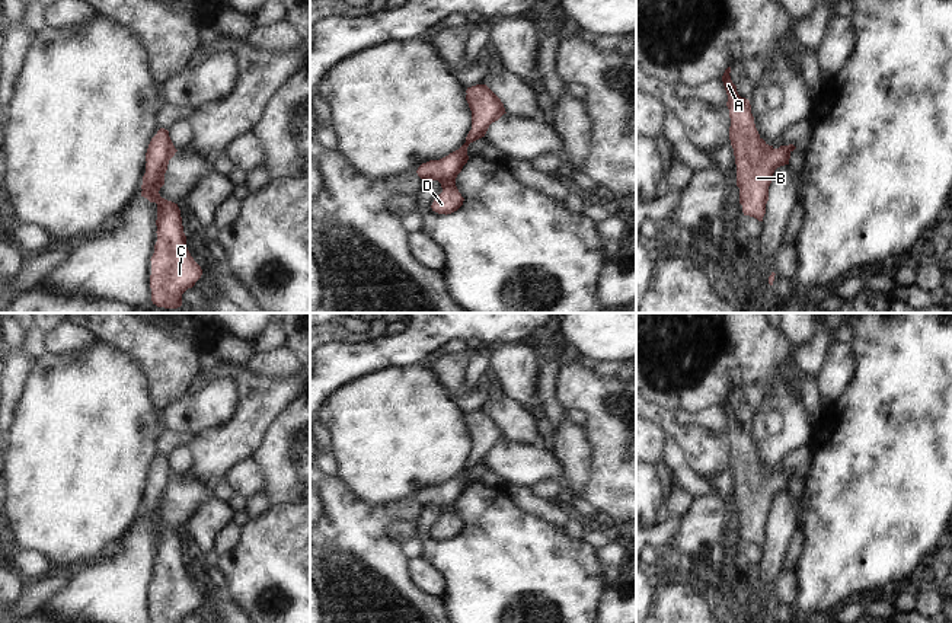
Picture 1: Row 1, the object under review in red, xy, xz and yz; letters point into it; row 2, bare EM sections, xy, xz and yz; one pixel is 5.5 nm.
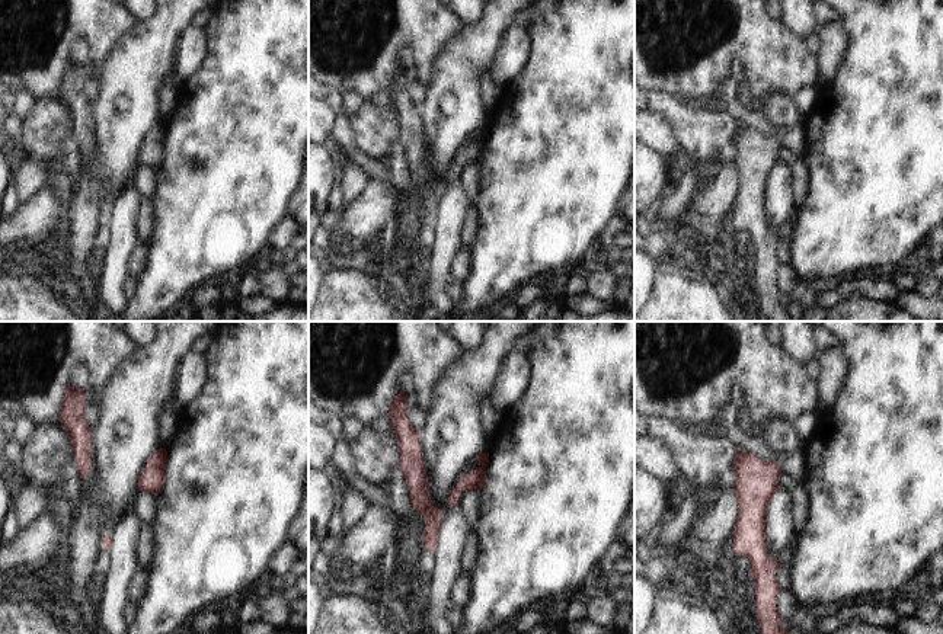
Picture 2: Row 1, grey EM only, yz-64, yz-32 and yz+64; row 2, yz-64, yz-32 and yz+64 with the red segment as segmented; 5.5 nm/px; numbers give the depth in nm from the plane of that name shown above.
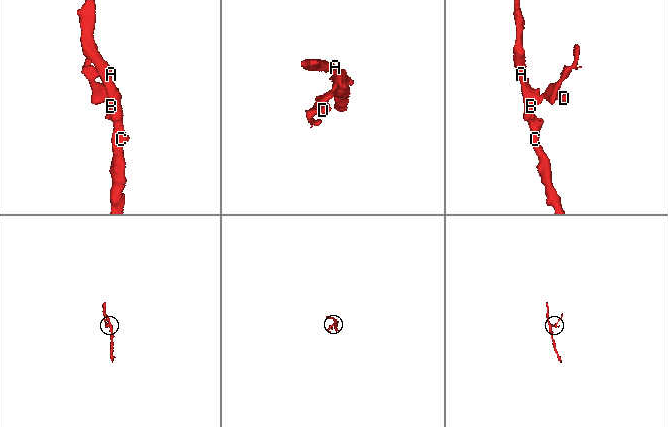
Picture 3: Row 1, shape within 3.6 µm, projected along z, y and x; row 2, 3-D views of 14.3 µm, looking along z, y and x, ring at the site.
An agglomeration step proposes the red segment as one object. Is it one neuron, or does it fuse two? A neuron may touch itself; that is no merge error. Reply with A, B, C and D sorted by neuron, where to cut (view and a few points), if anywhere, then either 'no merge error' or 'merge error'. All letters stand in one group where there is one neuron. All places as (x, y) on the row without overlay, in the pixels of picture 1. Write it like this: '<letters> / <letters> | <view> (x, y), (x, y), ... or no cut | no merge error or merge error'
A B C D | no cut | no merge error

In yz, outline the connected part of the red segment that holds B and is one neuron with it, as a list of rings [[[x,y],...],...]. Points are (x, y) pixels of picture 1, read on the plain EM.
[[[731,393],[722,402],[728,421],[731,453],[729,466],[737,491],[737,512],[739,514],[739,530],[744,541],[763,547],[769,527],[769,512],[777,493],[789,491],[793,470],[774,475],[758,460],[750,426],[741,424],[731,406]]]

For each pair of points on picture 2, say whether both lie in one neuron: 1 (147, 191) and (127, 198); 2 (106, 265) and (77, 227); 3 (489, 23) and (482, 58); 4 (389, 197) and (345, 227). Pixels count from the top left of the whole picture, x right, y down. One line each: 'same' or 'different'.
1: different
2: different
3: same
4: same

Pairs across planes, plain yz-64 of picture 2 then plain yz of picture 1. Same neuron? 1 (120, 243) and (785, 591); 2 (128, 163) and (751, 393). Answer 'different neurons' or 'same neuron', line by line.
1: different neurons
2: different neurons

